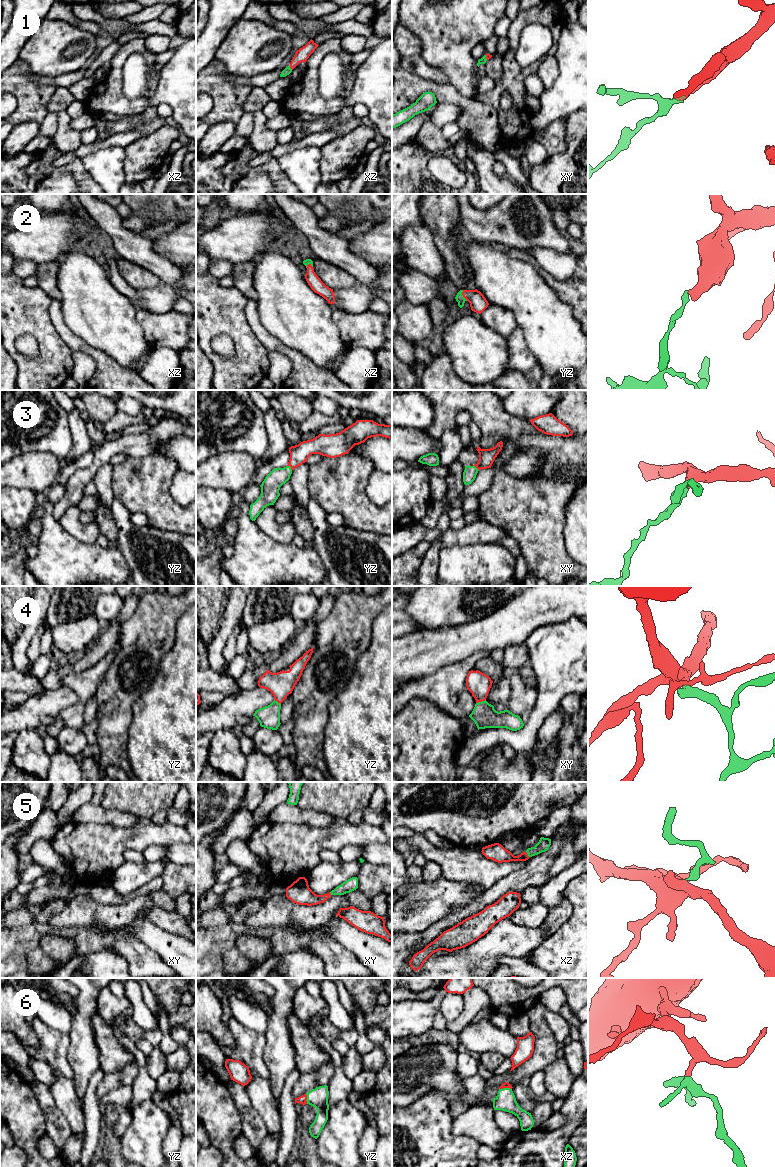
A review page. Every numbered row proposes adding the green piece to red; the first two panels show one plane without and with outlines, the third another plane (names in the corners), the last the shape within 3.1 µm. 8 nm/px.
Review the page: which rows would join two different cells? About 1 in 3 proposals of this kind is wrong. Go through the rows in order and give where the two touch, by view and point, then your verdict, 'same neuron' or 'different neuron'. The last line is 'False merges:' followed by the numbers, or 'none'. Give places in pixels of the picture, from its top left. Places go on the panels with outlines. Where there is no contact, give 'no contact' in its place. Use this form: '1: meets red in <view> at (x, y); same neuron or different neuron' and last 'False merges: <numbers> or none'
1: meets red in xz at (291, 68); same neuron
2: meets red in yz at (462, 294); same neuron
3: meets red in yz at (290, 466); same neuron
4: meets red in xy at (480, 701); same neuron
5: meets red in xz at (527, 854); same neuron
6: meets red in xz at (505, 1087); same neuron
False merges: none

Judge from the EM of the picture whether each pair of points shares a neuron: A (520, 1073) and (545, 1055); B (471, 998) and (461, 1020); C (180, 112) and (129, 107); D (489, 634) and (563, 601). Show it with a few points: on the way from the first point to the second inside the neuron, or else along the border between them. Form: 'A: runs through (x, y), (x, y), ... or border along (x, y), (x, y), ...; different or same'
A: runs through (526, 1069), (539, 1060); same
B: runs through (471, 1003), (471, 1009), (466, 1015); same
C: border along (148, 96), (148, 105), (138, 115); different
D: runs through (507, 626), (533, 606), (545, 601); same

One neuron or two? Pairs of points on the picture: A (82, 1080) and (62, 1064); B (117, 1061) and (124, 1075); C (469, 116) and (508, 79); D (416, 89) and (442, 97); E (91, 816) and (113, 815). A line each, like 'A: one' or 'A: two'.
A: two
B: two
C: two
D: one
E: one

